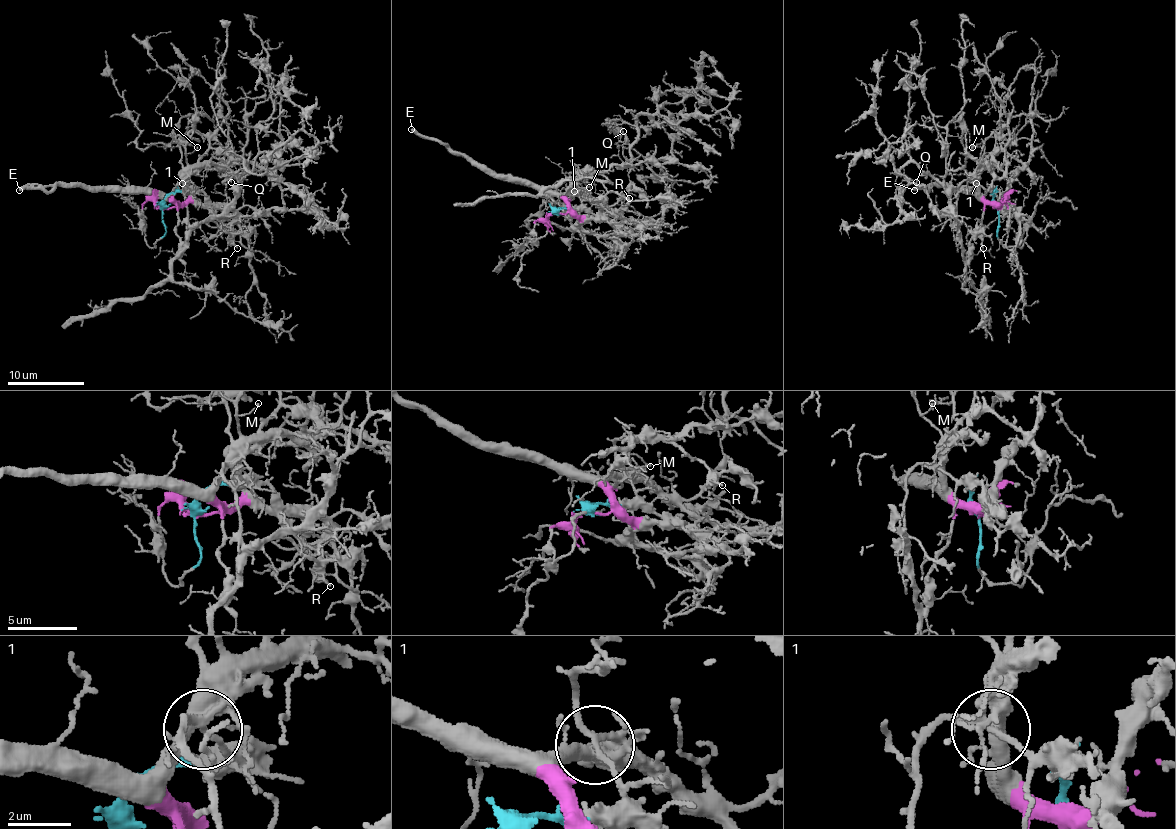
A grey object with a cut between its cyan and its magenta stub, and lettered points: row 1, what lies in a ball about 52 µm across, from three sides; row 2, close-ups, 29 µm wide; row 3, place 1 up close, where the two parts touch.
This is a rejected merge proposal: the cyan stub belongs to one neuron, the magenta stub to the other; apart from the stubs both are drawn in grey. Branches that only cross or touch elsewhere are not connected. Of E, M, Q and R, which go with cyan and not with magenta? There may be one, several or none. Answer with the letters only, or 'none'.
Q, R

